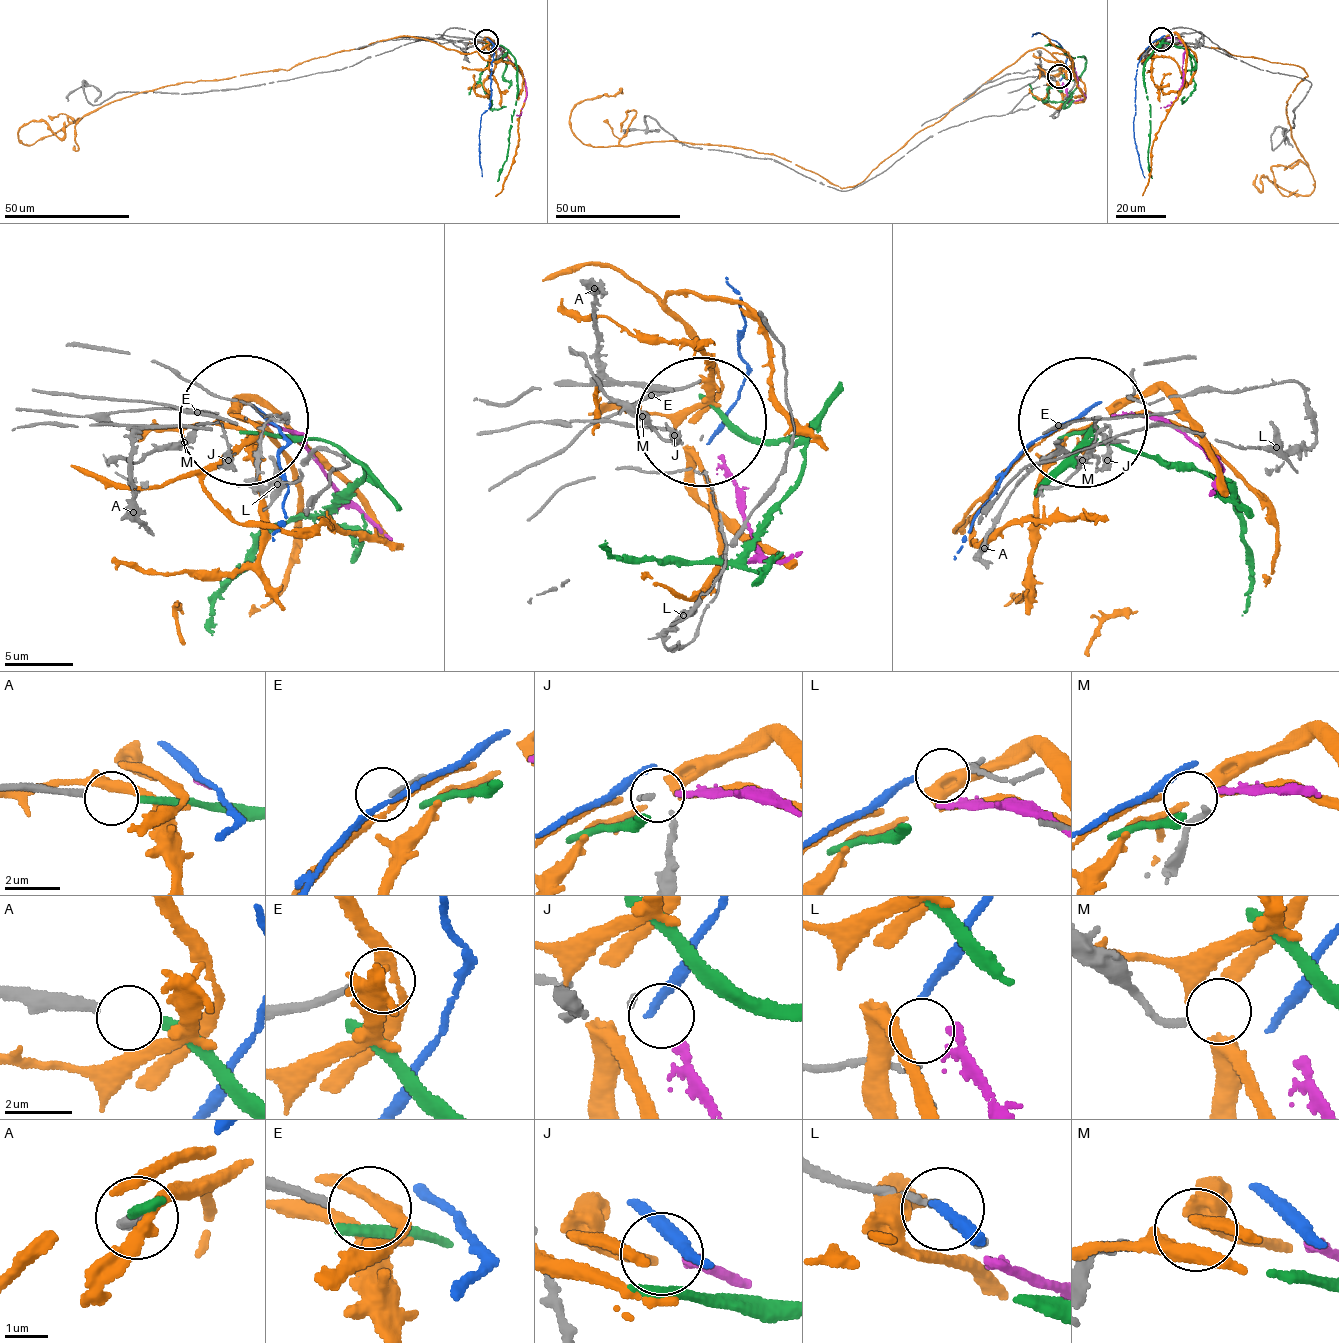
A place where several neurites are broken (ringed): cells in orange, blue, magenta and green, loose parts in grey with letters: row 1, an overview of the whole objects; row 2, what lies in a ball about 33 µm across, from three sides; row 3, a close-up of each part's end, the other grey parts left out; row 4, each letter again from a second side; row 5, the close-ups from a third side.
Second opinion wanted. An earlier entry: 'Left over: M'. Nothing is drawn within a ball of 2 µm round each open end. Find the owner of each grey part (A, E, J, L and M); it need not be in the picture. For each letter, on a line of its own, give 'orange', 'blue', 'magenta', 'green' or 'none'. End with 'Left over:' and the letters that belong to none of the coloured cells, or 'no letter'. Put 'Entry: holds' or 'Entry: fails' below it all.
A: green
E: none
J: magenta
L: blue
M: none
Left over: E, M
Entry: fails

